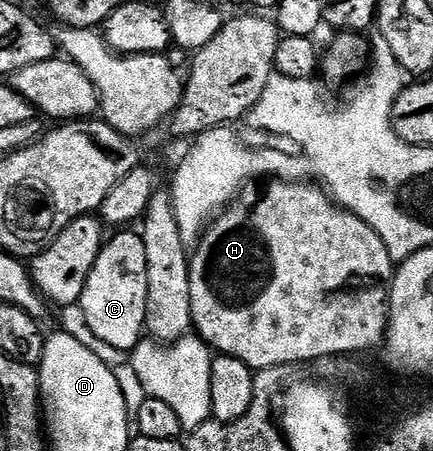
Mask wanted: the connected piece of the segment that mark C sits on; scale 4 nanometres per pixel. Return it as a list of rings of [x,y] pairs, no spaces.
[[[120,230],[112,241],[100,249],[98,258],[86,278],[86,286],[78,301],[88,328],[96,340],[108,348],[131,353],[140,343],[144,332],[144,307],[146,306],[146,250],[139,235],[132,230]]]

